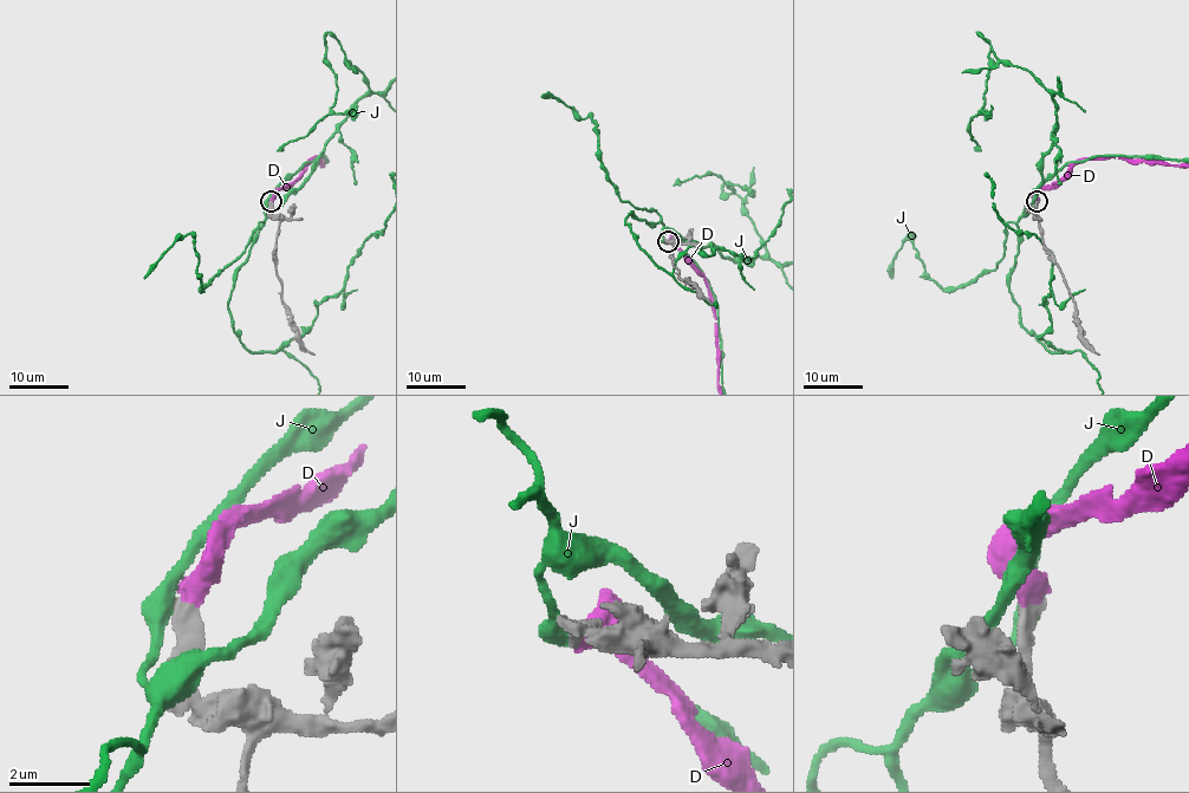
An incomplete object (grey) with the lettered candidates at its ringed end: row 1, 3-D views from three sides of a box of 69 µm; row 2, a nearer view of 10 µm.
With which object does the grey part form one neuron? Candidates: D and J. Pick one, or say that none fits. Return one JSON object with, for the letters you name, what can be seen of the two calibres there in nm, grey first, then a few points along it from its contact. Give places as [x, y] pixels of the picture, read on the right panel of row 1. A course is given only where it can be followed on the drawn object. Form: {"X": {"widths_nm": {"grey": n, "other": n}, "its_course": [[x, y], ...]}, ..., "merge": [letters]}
{"D": {"widths_nm": {"grey": 440, "other": 500}}, "merge": ["D"]}

